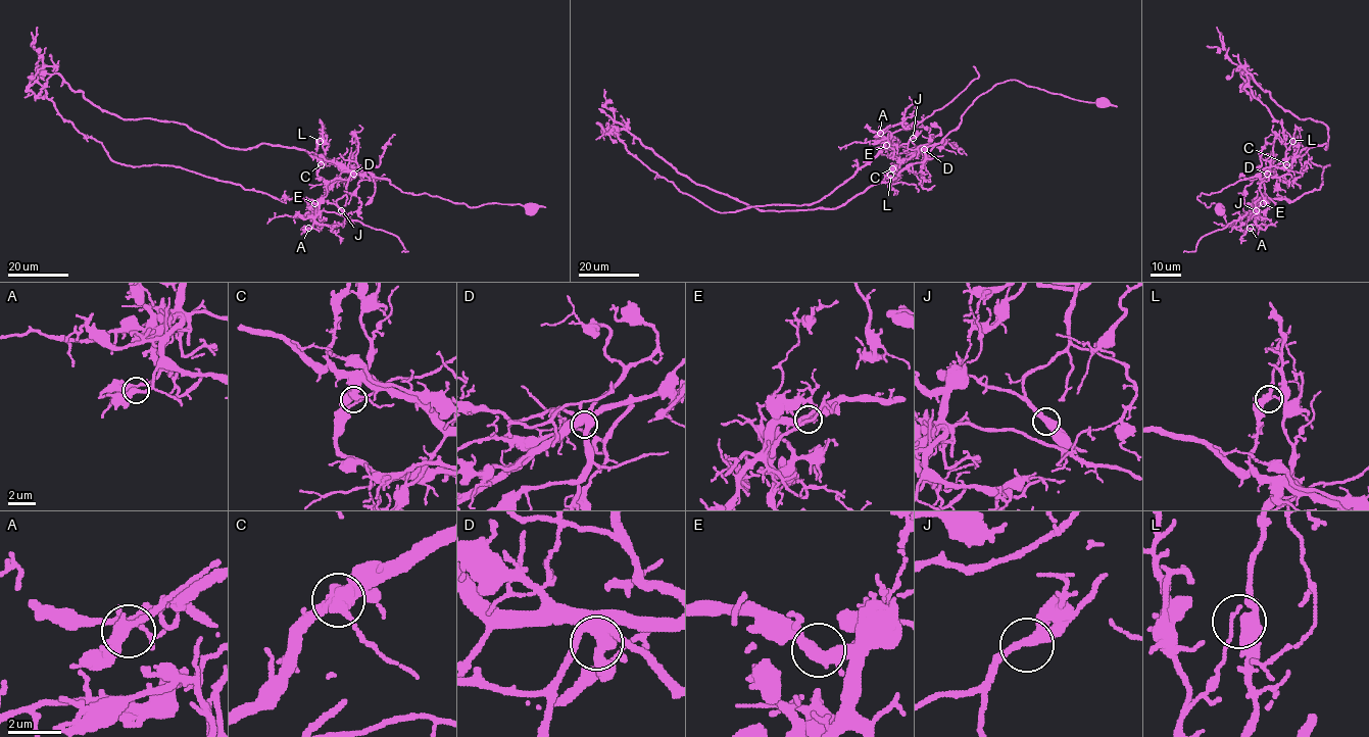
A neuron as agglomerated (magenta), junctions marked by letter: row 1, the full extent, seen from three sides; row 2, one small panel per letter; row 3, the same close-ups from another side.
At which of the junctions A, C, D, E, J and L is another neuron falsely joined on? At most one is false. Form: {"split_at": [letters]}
{"split_at": ["J"]}

